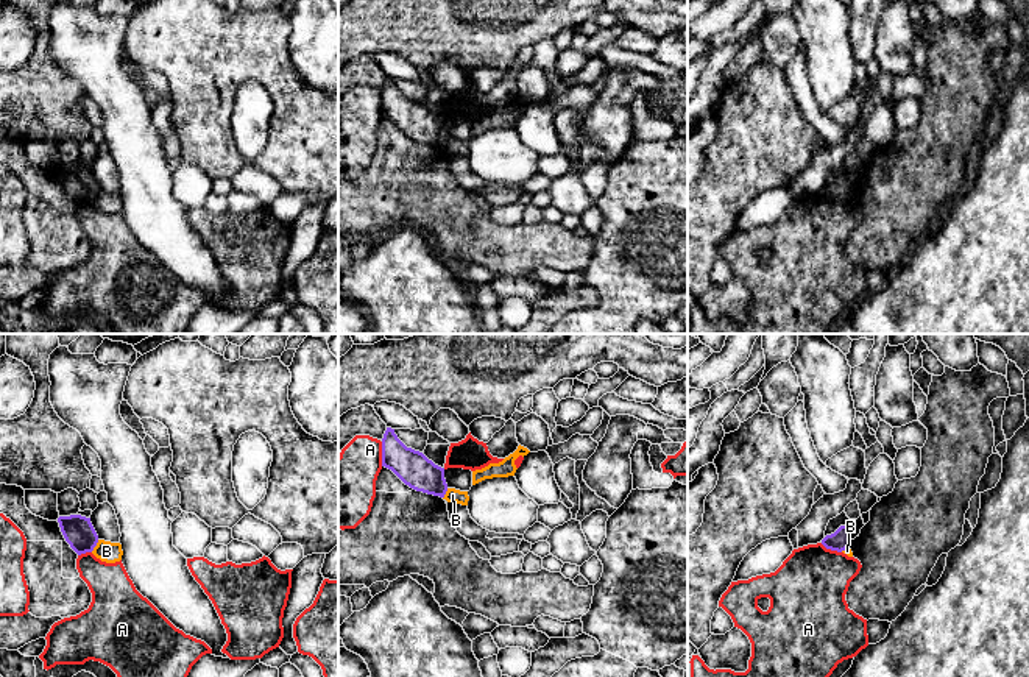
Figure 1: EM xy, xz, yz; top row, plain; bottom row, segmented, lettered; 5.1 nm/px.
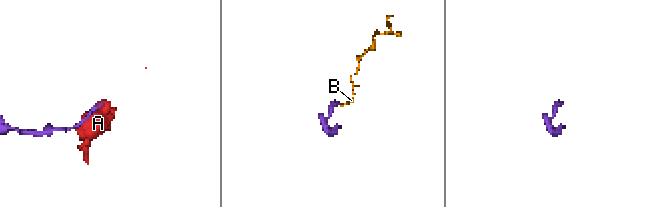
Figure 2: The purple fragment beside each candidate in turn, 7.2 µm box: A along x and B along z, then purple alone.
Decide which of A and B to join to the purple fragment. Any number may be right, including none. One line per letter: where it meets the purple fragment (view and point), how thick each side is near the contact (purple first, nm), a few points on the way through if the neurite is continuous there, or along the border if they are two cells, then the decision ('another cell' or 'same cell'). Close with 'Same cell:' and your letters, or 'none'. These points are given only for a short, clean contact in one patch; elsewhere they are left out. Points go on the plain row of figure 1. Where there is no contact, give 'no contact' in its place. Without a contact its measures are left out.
A: meets purple in xz at (382, 105); 180 nm thick on the purple side, 320 nm on the other; another cell
B: meets purple in xy at (95, 195); 160 nm thick on the purple side, 110 nm on the other; border along xy (99, 191), (91, 202); another cell
Same cell: none

